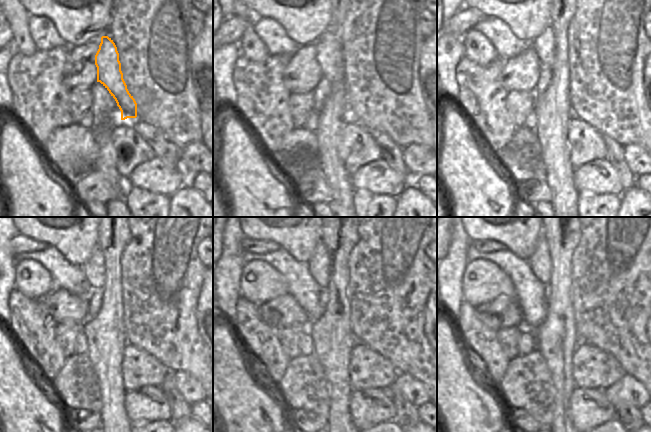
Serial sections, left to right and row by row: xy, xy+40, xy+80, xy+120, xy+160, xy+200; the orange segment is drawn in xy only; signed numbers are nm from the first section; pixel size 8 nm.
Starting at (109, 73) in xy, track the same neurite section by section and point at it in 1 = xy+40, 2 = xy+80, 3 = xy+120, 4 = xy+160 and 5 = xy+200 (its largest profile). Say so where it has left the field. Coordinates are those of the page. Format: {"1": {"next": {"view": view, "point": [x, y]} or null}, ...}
{"1": {"next": {"view": "xy+40", "point": [329, 53]}}, "2": {"next": {"view": "xy+80", "point": [544, 45]}}, "3": {"next": {"view": "xy+120", "point": [94, 269]}}, "4": {"next": {"view": "xy+160", "point": [318, 265]}}, "5": {"next": {"view": "xy+200", "point": [540, 261]}}}

